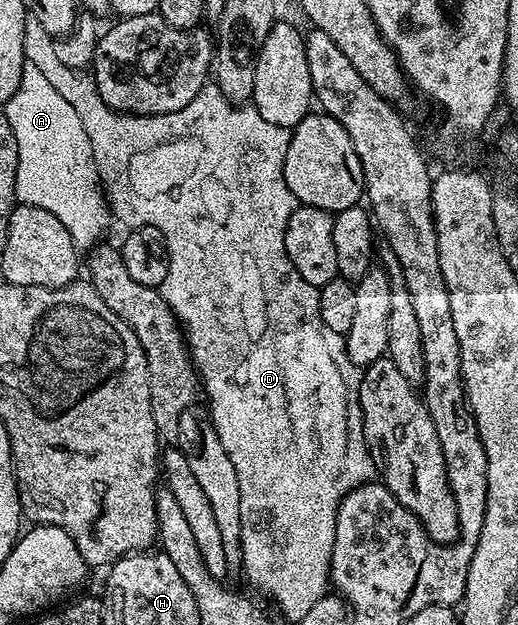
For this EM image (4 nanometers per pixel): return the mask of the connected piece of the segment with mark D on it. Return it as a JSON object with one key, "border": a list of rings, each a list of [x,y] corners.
{"border":[[[27,17],[24,24],[24,56],[27,62],[36,64],[36,68],[48,79],[48,84],[52,84],[52,88],[56,88],[56,92],[60,92],[60,96],[64,96],[64,100],[68,100],[68,104],[72,104],[72,108],[76,108],[76,116],[80,116],[80,124],[84,124],[84,132],[88,132],[88,144],[92,144],[92,156],[94,163],[98,169],[98,179],[102,182],[102,189],[106,195],[107,203],[112,211],[113,217],[118,218],[126,225],[126,228],[149,228],[157,230],[162,241],[166,244],[166,253],[168,261],[166,263],[166,275],[160,287],[162,298],[170,305],[172,312],[177,316],[179,323],[184,331],[186,345],[189,347],[190,359],[194,361],[194,368],[198,372],[201,389],[210,397],[210,422],[209,425],[218,434],[220,444],[224,444],[224,452],[228,452],[228,460],[232,460],[232,468],[236,468],[236,477],[240,480],[240,540],[242,541],[242,568],[240,571],[241,577],[244,576],[256,589],[262,594],[267,594],[276,602],[303,602],[309,604],[320,600],[322,595],[327,593],[328,587],[331,585],[330,580],[330,561],[332,560],[332,550],[334,548],[334,541],[336,540],[336,512],[340,508],[340,504],[344,500],[344,496],[348,496],[348,492],[352,492],[357,486],[363,486],[365,482],[371,481],[375,477],[376,471],[374,469],[374,461],[370,458],[370,453],[366,447],[364,440],[364,428],[362,427],[362,409],[358,403],[358,385],[362,379],[362,370],[352,364],[352,360],[348,360],[348,352],[346,351],[346,339],[341,334],[332,332],[332,328],[328,328],[328,324],[324,324],[324,320],[320,320],[320,296],[318,295],[318,287],[308,284],[308,280],[304,280],[304,276],[300,276],[300,272],[296,272],[296,268],[292,264],[292,260],[288,260],[288,252],[284,248],[284,232],[288,228],[288,220],[292,216],[294,207],[296,205],[292,192],[288,188],[288,184],[284,180],[284,156],[288,152],[288,144],[290,143],[290,130],[284,126],[277,126],[276,124],[268,124],[268,120],[264,120],[264,116],[258,114],[258,110],[252,104],[235,104],[229,102],[224,96],[224,92],[220,92],[220,88],[216,84],[207,84],[194,97],[192,104],[184,104],[184,108],[180,108],[176,112],[168,112],[167,114],[153,114],[152,116],[144,116],[143,114],[120,114],[117,110],[108,108],[104,104],[104,100],[100,96],[100,92],[94,83],[93,73],[86,70],[73,70],[64,64],[60,64],[59,58],[54,51],[54,38],[48,32],[44,32],[44,28],[32,17]]]}

